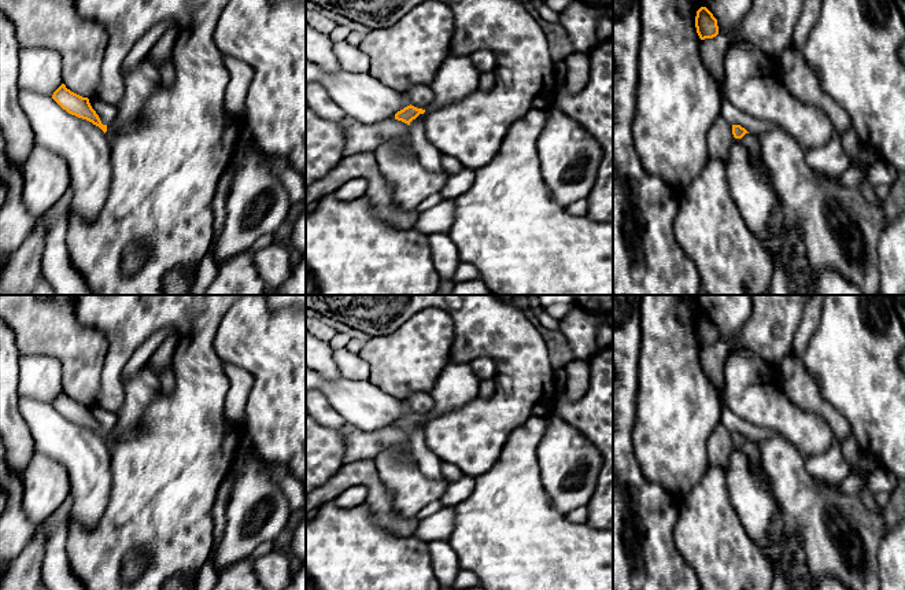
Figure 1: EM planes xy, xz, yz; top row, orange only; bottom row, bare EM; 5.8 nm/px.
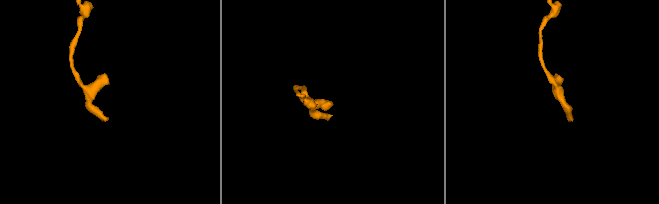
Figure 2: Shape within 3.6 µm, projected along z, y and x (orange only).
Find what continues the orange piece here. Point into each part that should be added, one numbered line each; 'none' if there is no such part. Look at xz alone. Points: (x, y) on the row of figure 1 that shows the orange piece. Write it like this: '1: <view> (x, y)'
none

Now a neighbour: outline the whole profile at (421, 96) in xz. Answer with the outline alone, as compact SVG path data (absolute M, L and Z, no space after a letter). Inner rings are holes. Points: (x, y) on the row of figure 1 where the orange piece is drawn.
M414 85L406 92L411 106L422 110L429 110L435 106L435 93L428 85Z

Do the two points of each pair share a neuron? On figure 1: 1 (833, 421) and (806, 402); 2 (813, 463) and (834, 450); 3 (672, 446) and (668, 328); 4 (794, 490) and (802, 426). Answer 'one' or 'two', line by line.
1: one
2: one
3: one
4: two

